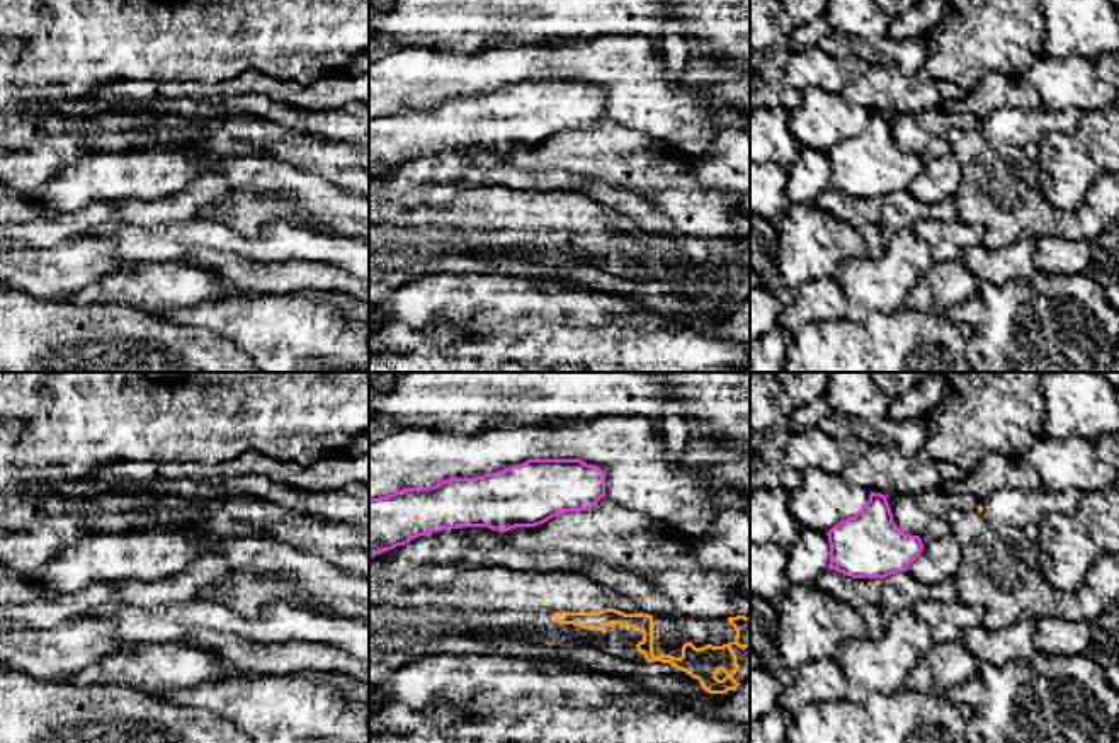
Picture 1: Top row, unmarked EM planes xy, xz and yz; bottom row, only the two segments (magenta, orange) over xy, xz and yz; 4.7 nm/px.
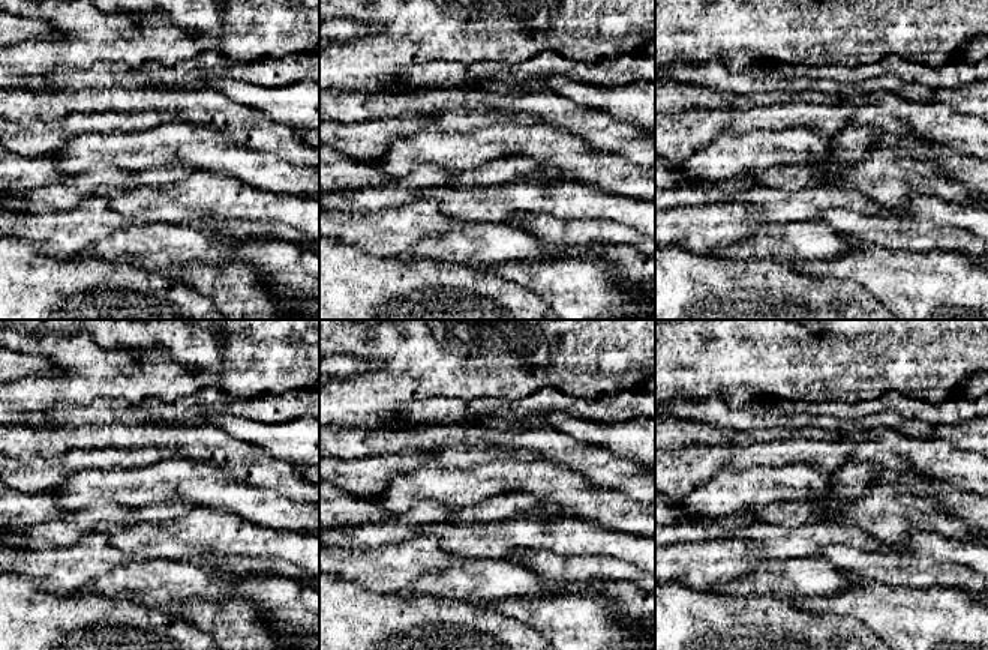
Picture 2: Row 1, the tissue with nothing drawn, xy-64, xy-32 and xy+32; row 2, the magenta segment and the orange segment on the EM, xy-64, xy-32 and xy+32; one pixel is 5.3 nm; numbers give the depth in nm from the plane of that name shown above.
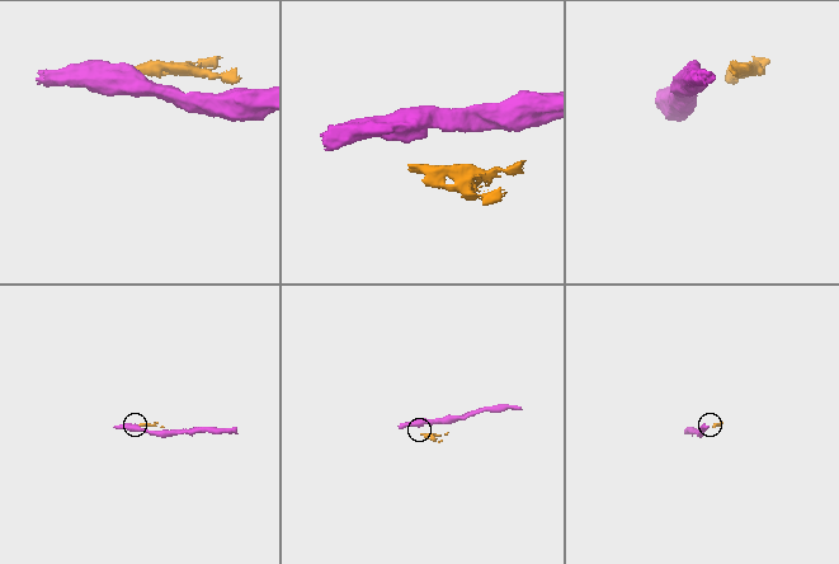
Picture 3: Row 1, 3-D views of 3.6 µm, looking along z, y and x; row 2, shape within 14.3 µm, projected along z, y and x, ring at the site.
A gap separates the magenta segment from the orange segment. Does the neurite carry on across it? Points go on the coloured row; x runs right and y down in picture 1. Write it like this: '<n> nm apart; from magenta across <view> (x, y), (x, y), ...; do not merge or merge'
420 nm apart; from magenta across xz (534, 526), (555, 612); do not merge

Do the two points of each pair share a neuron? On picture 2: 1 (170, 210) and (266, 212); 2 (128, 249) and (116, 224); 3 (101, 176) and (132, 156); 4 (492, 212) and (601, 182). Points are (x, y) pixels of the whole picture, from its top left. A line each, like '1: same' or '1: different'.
1: same
2: different
3: different
4: different

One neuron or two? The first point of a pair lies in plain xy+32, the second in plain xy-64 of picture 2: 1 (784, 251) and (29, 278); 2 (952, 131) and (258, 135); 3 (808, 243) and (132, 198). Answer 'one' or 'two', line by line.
1: two
2: one
3: two

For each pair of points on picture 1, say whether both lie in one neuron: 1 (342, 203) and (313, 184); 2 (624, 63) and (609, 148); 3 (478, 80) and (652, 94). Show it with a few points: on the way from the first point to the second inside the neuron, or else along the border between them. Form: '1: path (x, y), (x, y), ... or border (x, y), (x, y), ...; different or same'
1: path (335, 203), (320, 191); same
2: border (616, 121), (652, 138); different
3: path (521, 62), (609, 62); same

